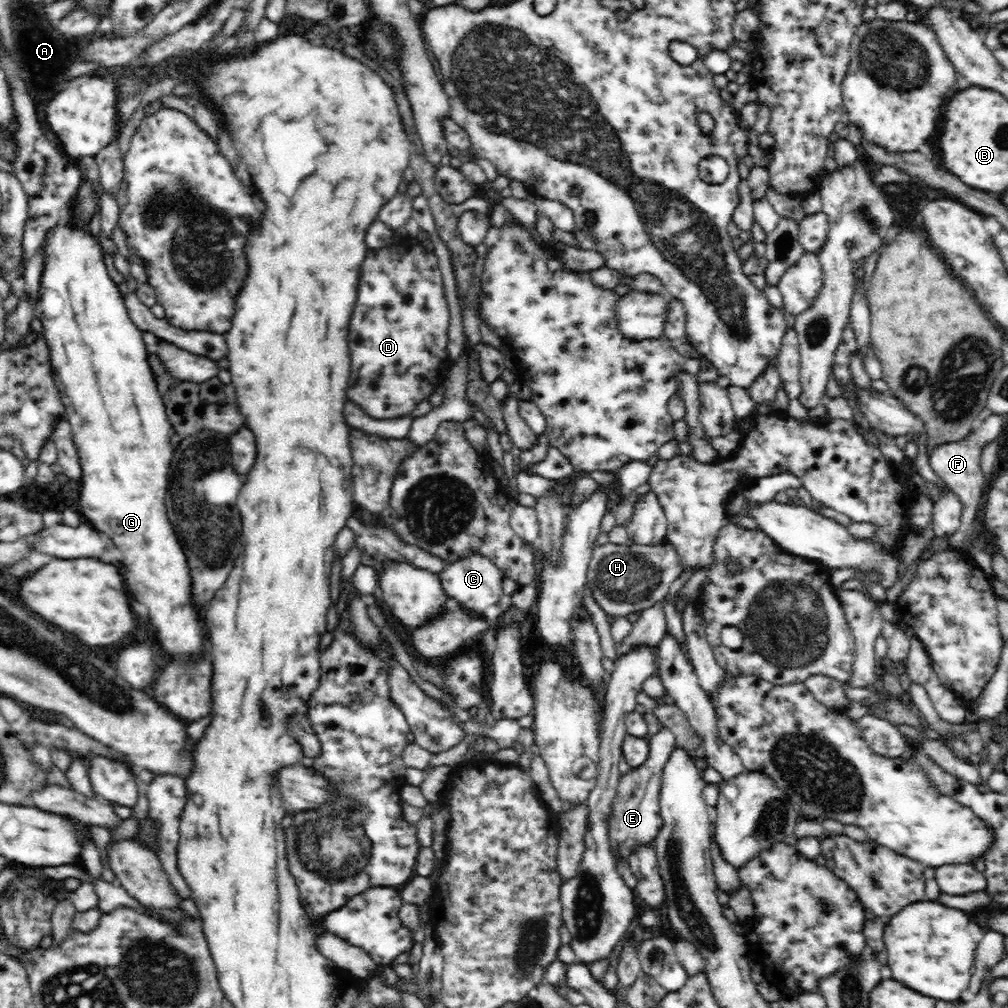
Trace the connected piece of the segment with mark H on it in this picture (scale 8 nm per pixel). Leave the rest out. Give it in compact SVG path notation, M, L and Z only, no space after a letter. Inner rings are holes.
M663 542L657 546L642 546L632 544L632 546L618 546L618 544L604 544L593 550L591 562L587 568L587 584L592 589L592 595L596 603L602 607L604 612L610 616L625 617L629 613L640 613L650 606L654 606L656 602L662 601L668 596L668 588L670 584L682 574L683 566L681 558L678 556L674 546Z

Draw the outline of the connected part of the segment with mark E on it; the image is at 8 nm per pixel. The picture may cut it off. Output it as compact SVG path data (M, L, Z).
M663 726L655 735L652 735L648 748L648 756L643 764L621 775L616 796L611 802L611 815L607 820L607 833L612 854L615 857L619 854L624 860L632 854L634 846L653 844L654 838L665 823L661 819L659 807L661 776L667 760L676 748L675 736L667 726Z

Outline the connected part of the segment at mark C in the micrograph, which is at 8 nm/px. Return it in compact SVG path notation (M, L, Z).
M478 554L447 564L446 568L440 571L439 576L442 588L446 590L447 596L458 600L468 610L486 610L488 606L498 604L500 596L504 594L502 591L502 580L504 578L503 572L492 564L490 559Z

